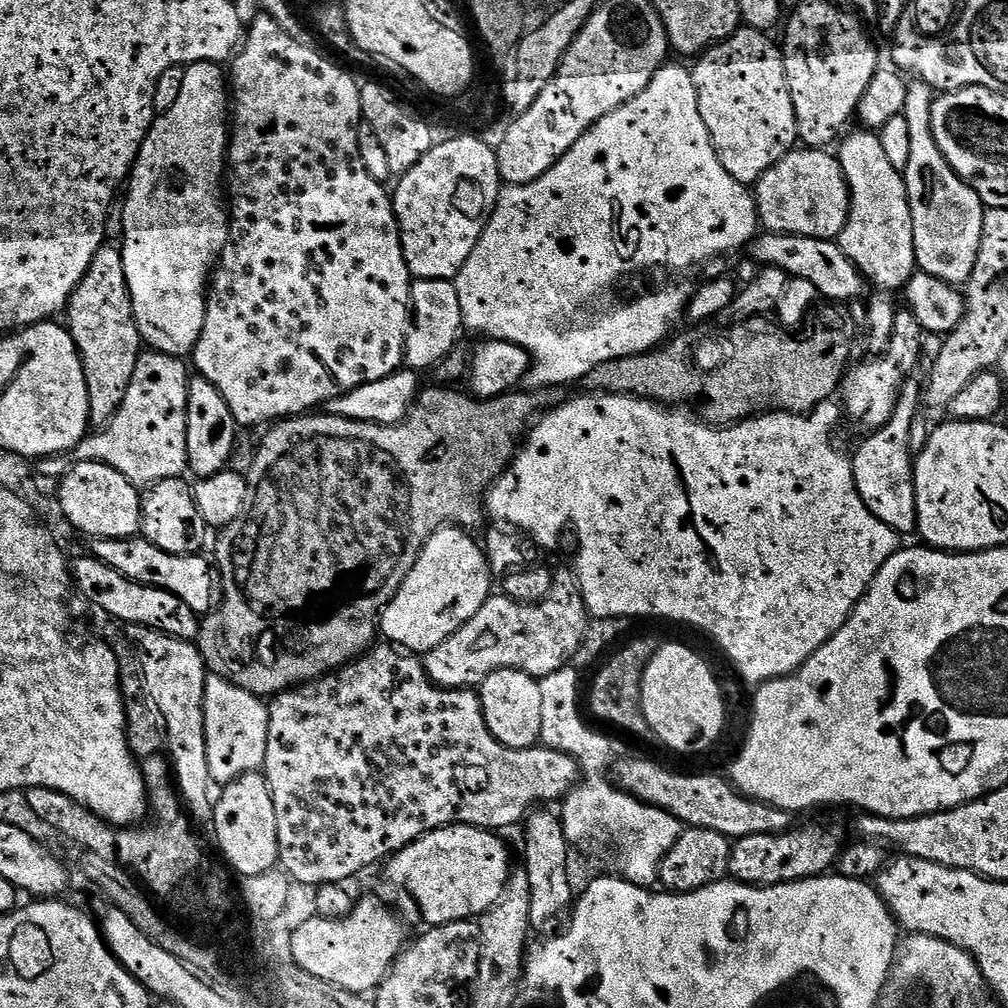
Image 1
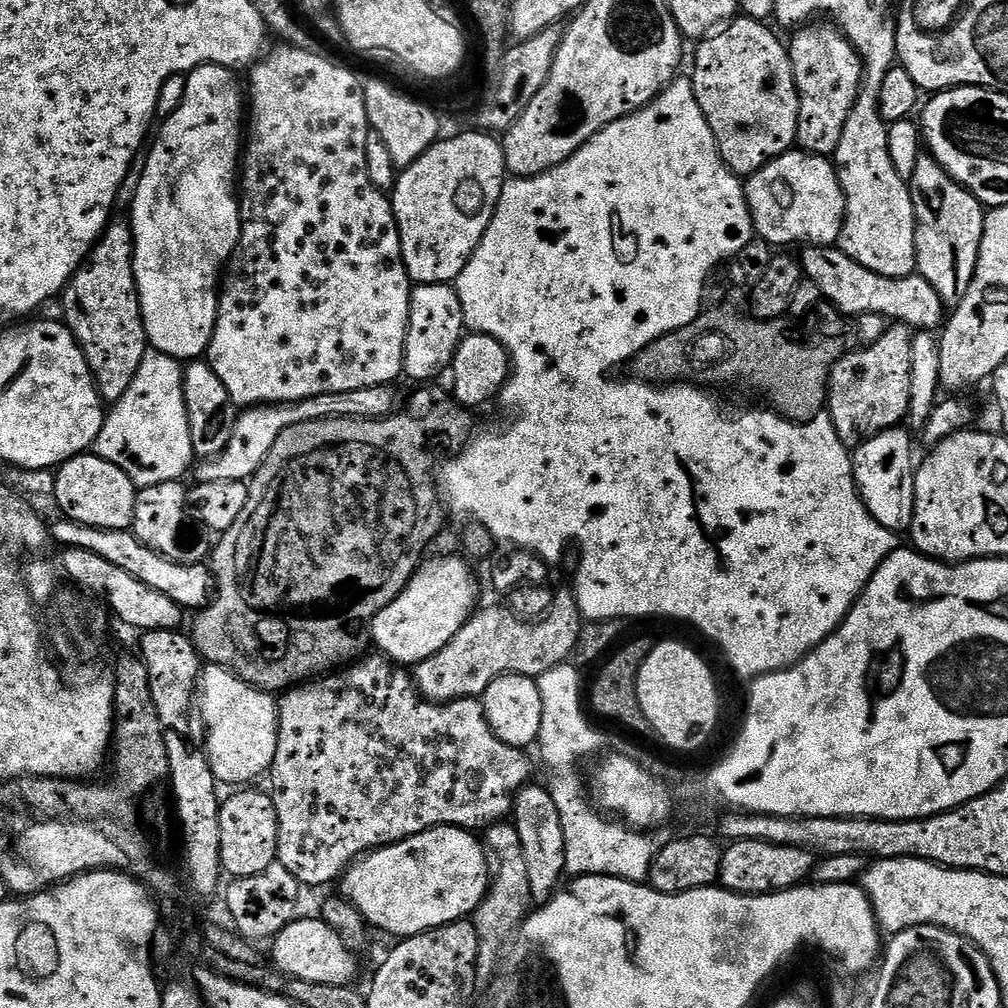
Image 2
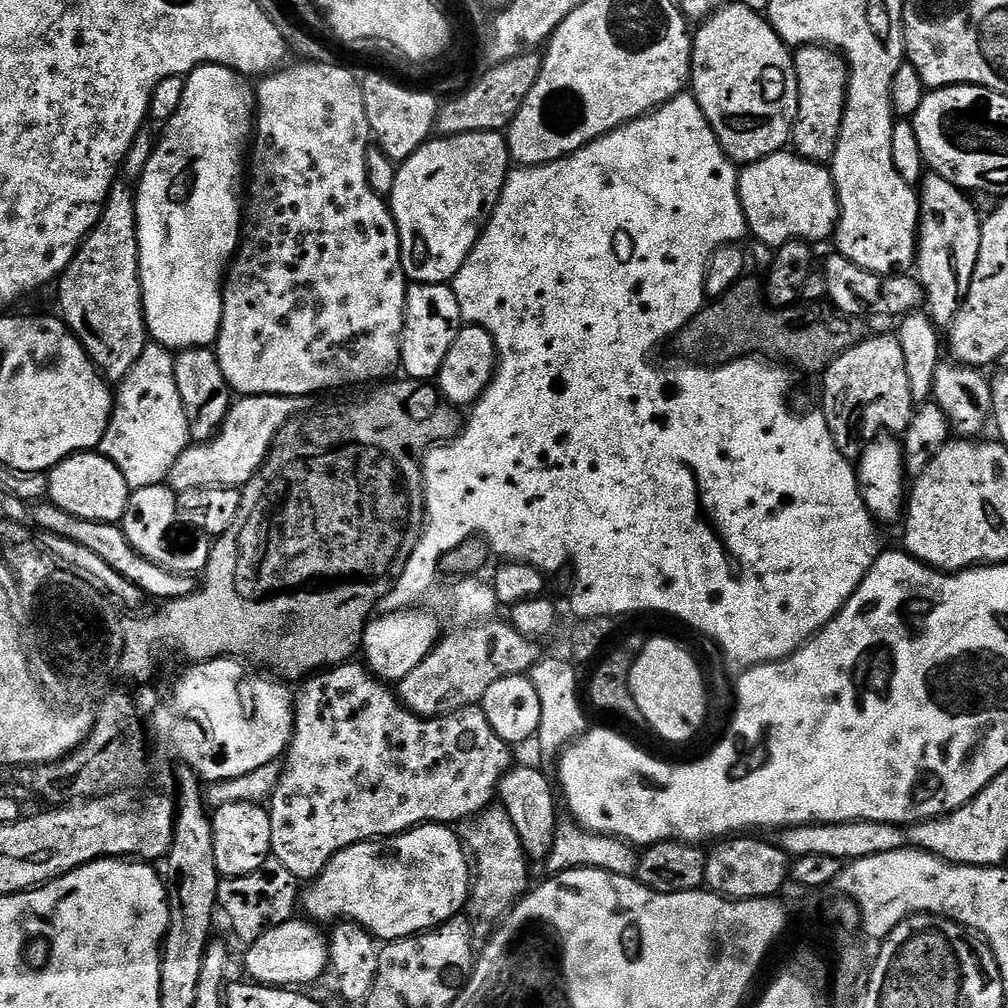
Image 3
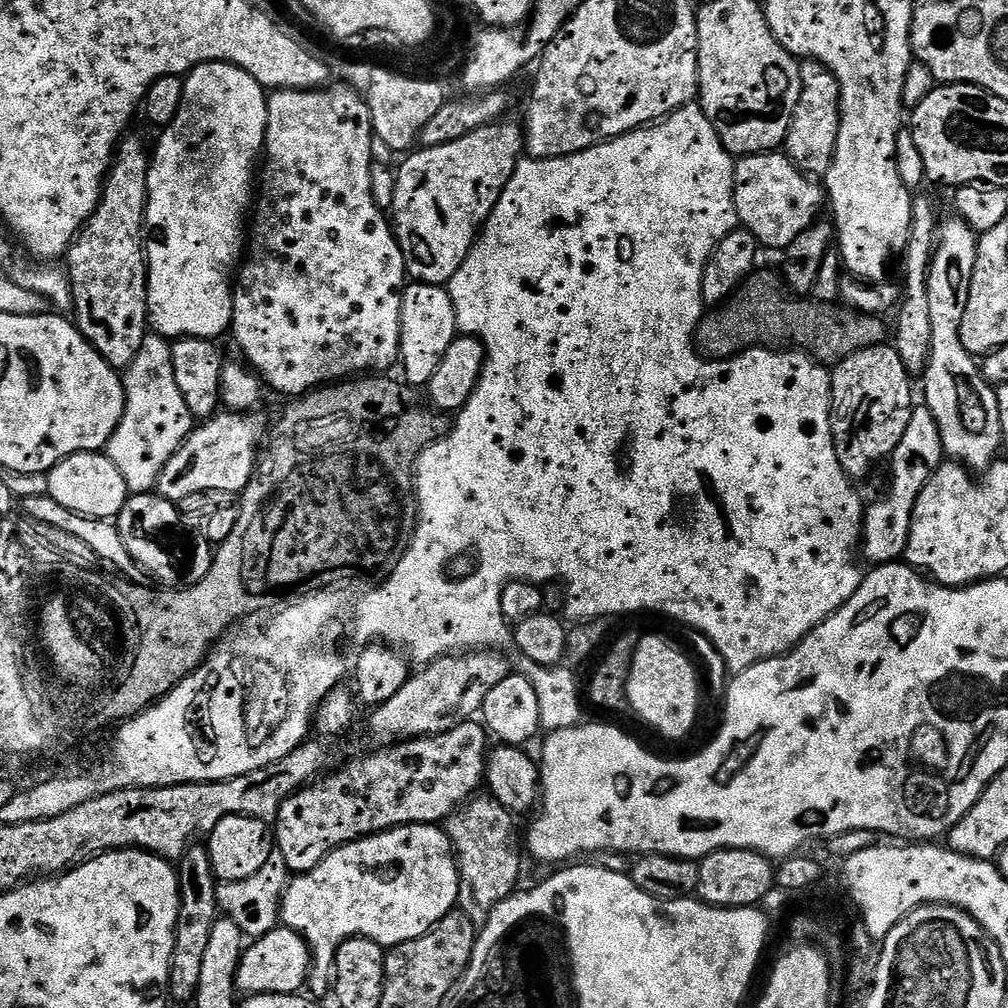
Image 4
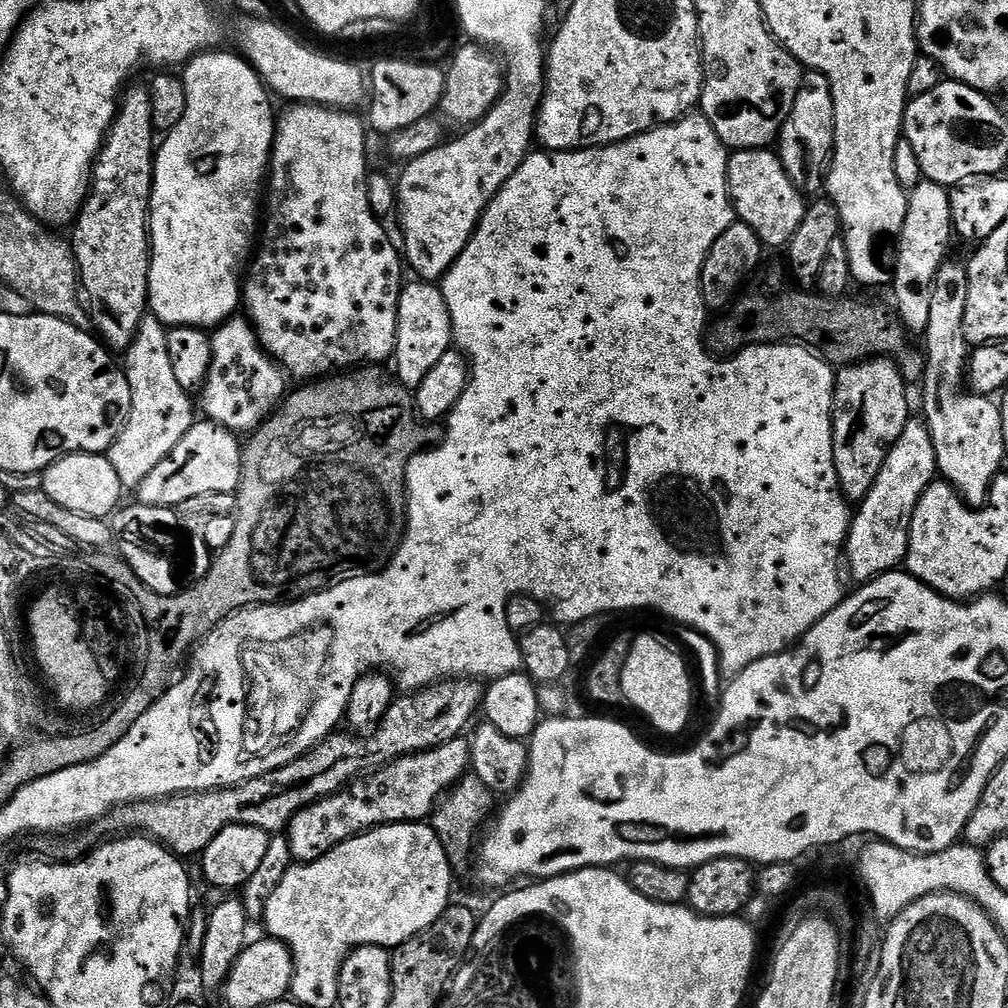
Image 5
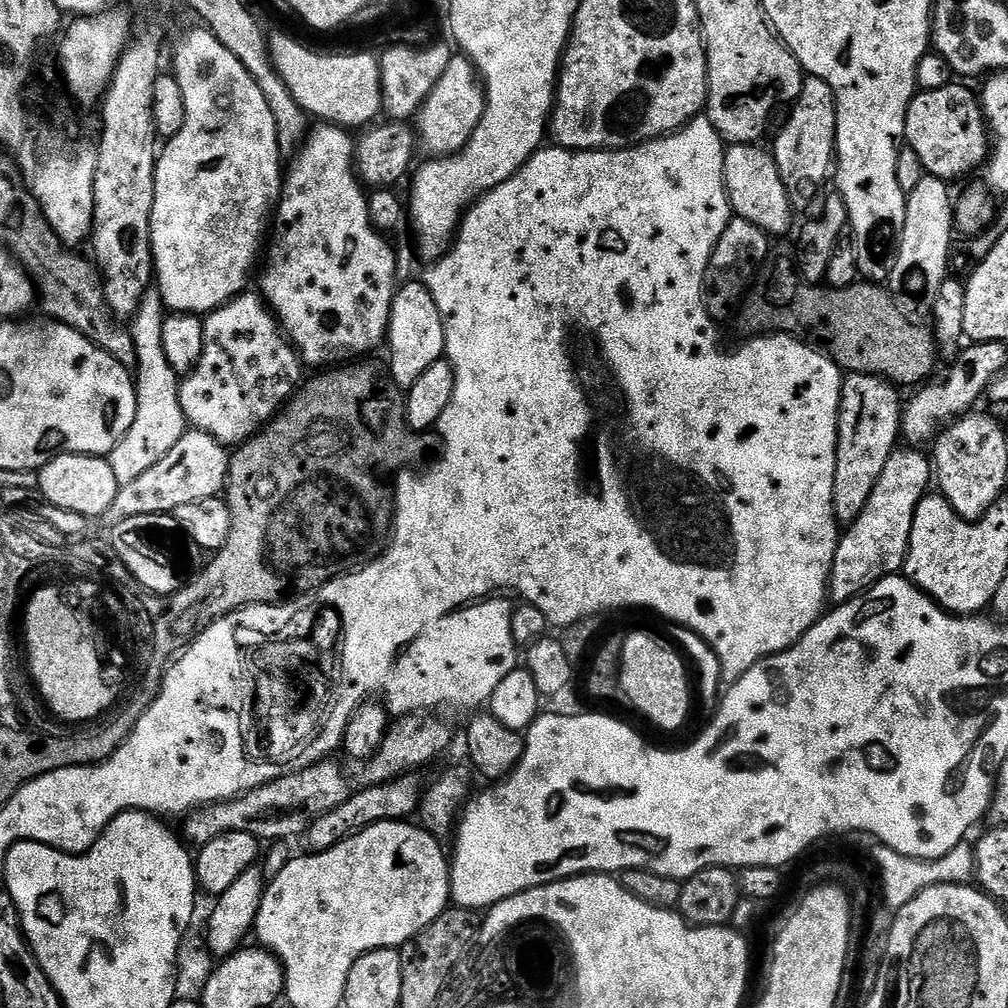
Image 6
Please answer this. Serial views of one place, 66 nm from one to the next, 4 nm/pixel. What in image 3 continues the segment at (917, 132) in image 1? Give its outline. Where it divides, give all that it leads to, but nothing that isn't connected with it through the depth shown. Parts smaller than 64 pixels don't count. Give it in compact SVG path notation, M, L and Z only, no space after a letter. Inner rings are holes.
M935 174L925 175L918 184L920 219L914 272L924 290L926 311L940 330L951 325L964 305L978 262L982 216L972 209L967 198L961 189Z

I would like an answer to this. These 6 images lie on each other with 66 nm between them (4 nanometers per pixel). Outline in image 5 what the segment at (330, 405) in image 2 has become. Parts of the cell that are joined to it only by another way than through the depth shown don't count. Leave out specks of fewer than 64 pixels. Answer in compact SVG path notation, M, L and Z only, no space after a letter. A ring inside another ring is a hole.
M207 418L201 421L201 424L200 421L193 423L192 428L186 430L182 442L178 442L178 446L174 446L174 450L170 450L170 454L162 458L162 462L158 462L158 466L154 466L150 474L146 474L146 478L134 492L135 499L139 503L159 508L175 508L176 505L186 502L186 498L198 498L198 494L235 493L239 489L242 444L241 441L236 441L239 440L237 433L230 432L227 428L222 428Z

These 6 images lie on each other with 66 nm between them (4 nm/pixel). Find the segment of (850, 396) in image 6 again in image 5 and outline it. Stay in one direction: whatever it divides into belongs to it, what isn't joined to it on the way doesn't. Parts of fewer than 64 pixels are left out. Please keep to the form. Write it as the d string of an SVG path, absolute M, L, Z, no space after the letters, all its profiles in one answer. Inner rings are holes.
M891 358L862 360L859 364L849 364L836 372L836 389L832 399L832 441L834 442L834 466L840 483L840 493L849 502L859 502L870 494L886 454L890 454L892 444L898 442L906 422L910 419L908 412L909 385L900 373L900 365Z

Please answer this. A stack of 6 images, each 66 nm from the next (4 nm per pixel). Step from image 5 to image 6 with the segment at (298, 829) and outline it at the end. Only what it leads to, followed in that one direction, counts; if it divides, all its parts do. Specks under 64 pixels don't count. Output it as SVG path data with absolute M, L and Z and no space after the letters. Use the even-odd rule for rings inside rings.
M407 774L389 781L388 784L379 784L373 788L362 788L353 792L349 800L342 802L334 810L322 814L309 826L306 833L309 849L312 852L330 850L330 846L342 842L346 837L353 836L354 833L361 832L372 824L379 824L381 820L403 821L411 817L408 815L411 812L413 815L419 809L422 795L422 784L415 778L415 775Z

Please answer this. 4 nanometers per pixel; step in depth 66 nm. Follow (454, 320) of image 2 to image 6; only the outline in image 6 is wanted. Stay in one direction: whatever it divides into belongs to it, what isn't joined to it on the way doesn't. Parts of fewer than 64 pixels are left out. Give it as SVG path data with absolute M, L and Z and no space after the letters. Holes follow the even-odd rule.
M422 282L416 284L401 283L396 290L396 297L390 310L390 322L386 337L388 348L387 367L394 382L401 390L407 390L444 356L444 327L442 314L430 294L430 290Z

